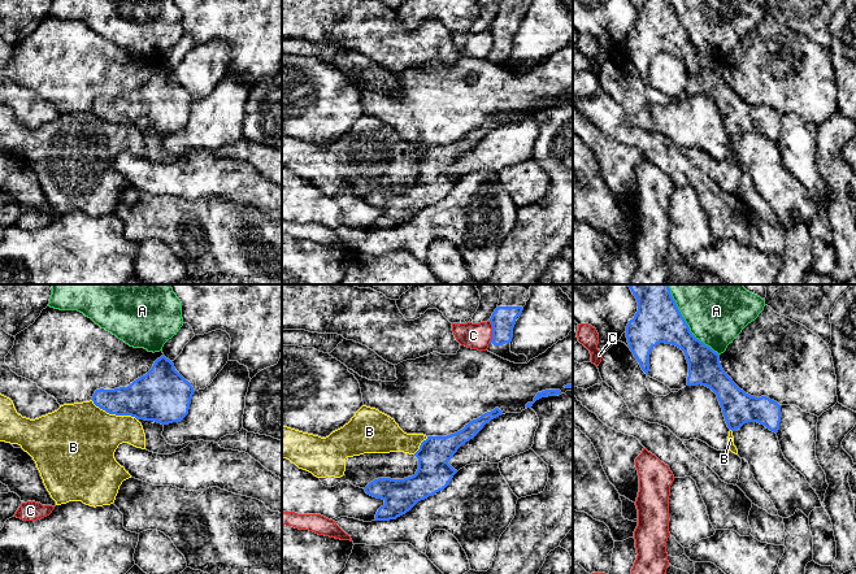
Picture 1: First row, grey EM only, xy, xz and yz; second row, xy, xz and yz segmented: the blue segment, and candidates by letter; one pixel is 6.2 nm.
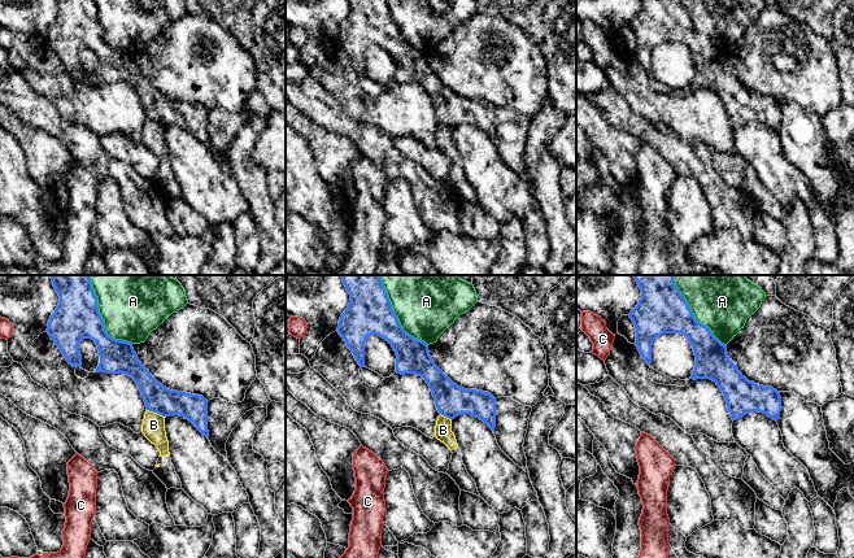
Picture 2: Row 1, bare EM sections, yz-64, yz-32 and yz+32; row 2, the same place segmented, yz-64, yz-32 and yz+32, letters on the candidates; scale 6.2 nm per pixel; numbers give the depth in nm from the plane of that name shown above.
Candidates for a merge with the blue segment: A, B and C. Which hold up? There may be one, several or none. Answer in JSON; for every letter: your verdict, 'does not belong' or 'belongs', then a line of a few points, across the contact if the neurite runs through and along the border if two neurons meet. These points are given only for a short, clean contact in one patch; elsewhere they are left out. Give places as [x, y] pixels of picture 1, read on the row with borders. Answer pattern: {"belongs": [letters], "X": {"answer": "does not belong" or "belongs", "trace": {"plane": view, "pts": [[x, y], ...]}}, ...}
{"belongs": [], "A": {"answer": "does not belong"}, "B": {"answer": "does not belong", "trace": {"plane": "xy", "pts": [[91, 400], [109, 413], [130, 414], [137, 420]]}}, "C": {"answer": "does not belong"}}

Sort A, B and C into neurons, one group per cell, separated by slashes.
A / B / C

